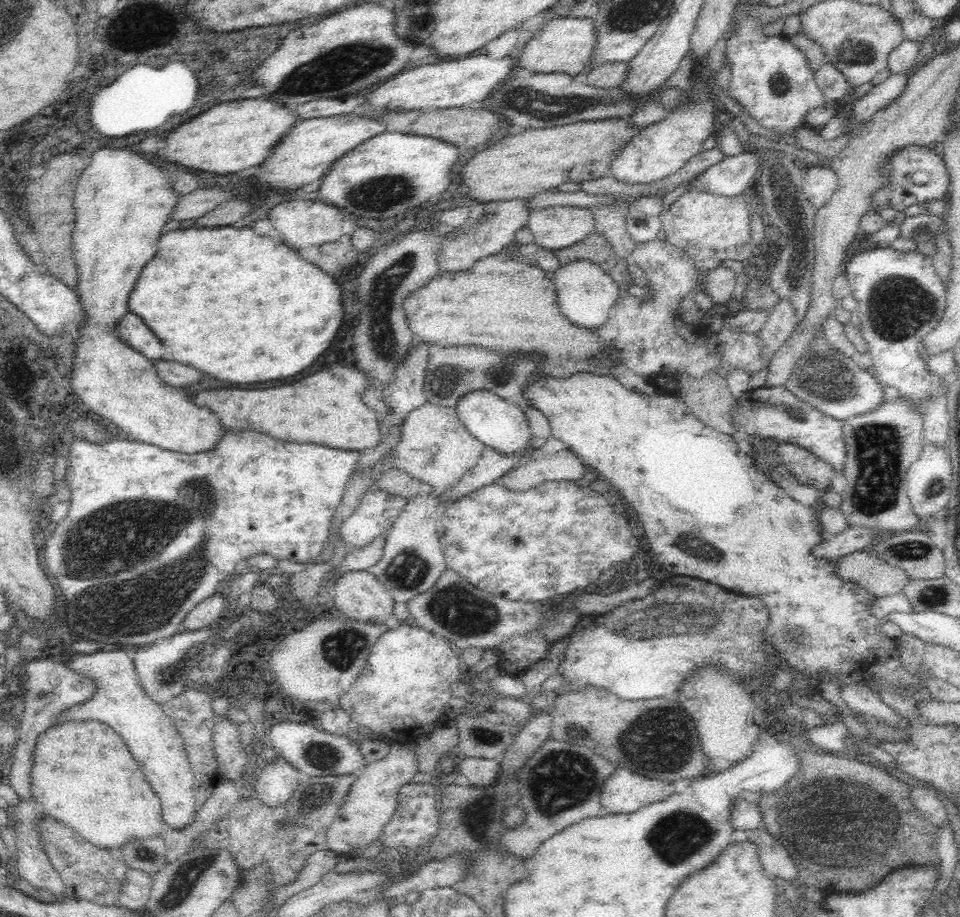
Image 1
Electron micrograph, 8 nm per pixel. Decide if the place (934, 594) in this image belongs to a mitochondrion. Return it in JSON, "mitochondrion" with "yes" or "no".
{"mitochondrion":"yes"}

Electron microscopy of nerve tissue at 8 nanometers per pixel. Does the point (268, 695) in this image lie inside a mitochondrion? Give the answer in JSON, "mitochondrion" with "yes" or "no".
{"mitochondrion":"no"}

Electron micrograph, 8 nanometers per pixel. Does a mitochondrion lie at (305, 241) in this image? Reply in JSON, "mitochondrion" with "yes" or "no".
{"mitochondrion":"no"}

